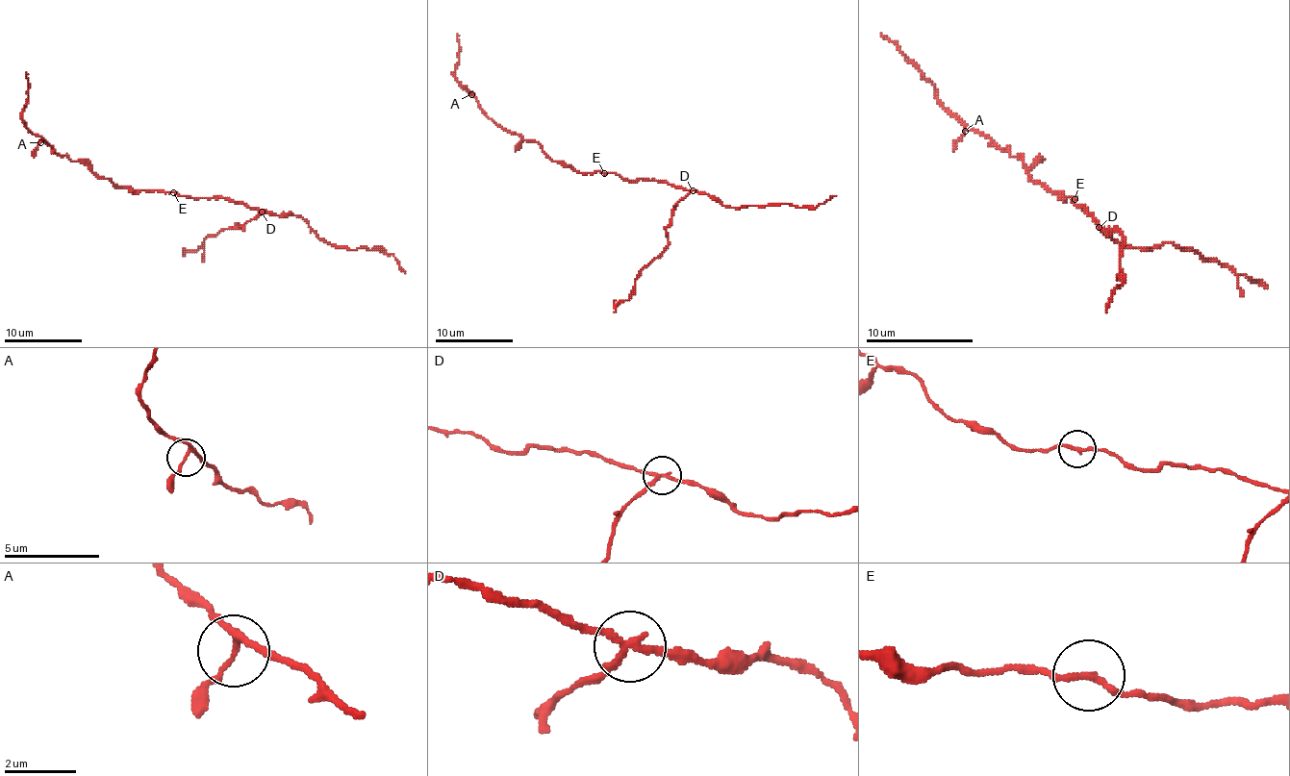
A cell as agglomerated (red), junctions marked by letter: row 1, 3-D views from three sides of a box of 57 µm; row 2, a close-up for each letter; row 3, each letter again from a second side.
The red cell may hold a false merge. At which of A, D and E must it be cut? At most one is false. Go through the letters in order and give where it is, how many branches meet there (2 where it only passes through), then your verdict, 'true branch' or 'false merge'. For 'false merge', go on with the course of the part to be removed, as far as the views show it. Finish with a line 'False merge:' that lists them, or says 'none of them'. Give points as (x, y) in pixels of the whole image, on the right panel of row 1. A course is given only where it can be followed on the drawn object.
A: at (965, 131); 3 branches meet; true branch
D: at (1099, 227); 3 branches meet; false merge; foreign part runs (1099, 226), (1127, 248), (1151, 248), (1165, 242), (1178, 245), (1259, 280), (1267, 287)
E: at (1074, 199); 2 branches meet; true branch
False merge: D

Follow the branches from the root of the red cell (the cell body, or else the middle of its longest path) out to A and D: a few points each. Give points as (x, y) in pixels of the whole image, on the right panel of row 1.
A: (1074, 199), (1052, 194), (1042, 184), (1031, 181), (1021, 157), (1012, 157), (988, 137), (964, 130)
D: (1074, 199), (1074, 205), (1085, 208), (1082, 208), (1099, 226)

